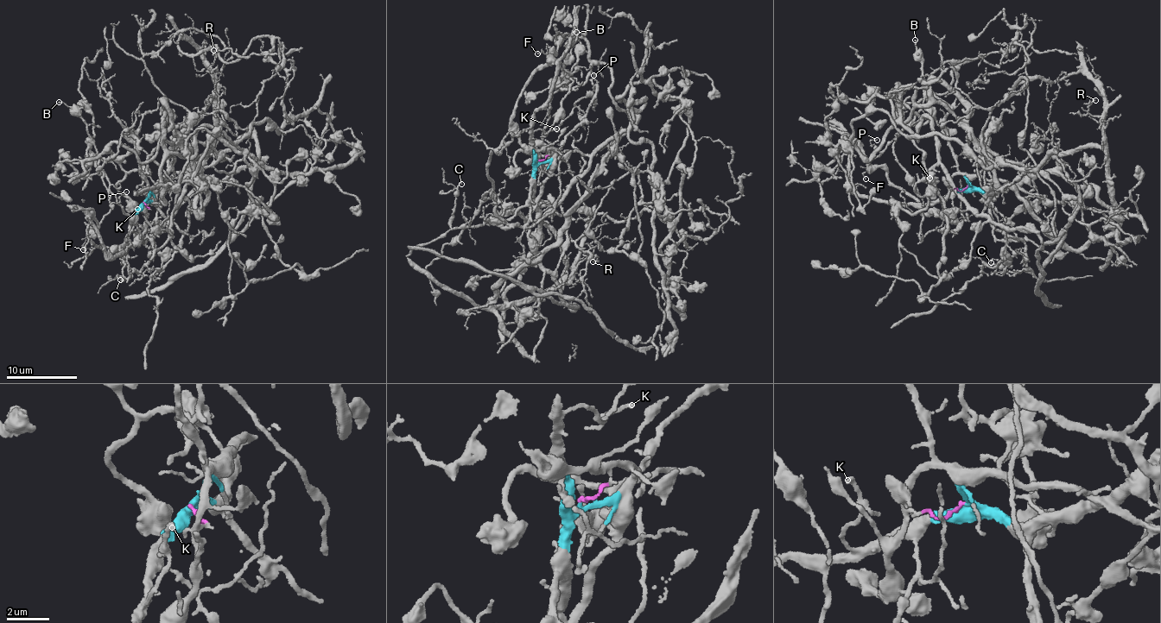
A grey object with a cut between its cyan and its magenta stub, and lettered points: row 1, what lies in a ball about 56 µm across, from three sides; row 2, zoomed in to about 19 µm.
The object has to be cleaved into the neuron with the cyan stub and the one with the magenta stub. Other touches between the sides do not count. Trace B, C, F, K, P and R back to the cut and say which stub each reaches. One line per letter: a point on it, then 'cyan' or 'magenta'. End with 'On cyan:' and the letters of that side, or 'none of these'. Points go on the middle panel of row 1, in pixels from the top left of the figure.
B: place (576, 32); magenta
C: place (461, 184); cyan
F: place (537, 53); magenta
K: place (556, 129); cyan
P: place (593, 75); magenta
R: place (593, 261); cyan
On cyan: C, K, R

